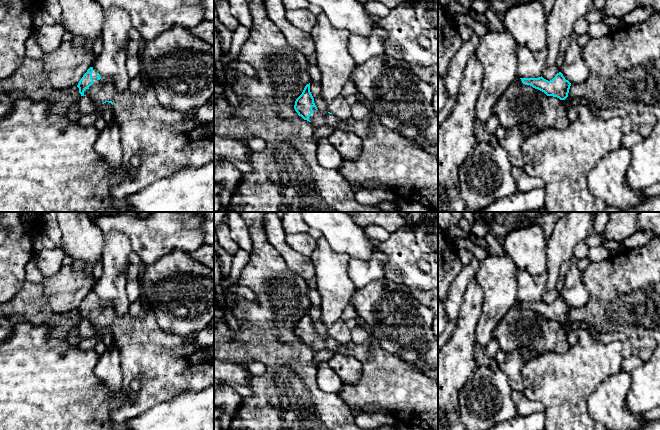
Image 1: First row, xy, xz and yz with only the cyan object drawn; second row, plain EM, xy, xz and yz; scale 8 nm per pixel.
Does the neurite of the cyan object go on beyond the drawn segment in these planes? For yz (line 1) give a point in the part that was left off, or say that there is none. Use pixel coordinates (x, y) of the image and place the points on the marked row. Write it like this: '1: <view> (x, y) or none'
1: none

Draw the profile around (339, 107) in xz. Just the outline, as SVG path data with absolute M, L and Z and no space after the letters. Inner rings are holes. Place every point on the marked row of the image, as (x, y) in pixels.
M319 95L314 98L314 103L317 109L330 112L339 119L346 120L352 117L350 105L342 96L335 98L331 103L327 103Z

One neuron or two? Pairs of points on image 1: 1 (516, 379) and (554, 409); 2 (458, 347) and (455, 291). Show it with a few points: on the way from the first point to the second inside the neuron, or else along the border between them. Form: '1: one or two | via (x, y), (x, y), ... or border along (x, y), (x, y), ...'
1: two | border along (524, 364), (521, 374), (526, 386), (522, 391)
2: two | border along (463, 296), (459, 315), (456, 318)

